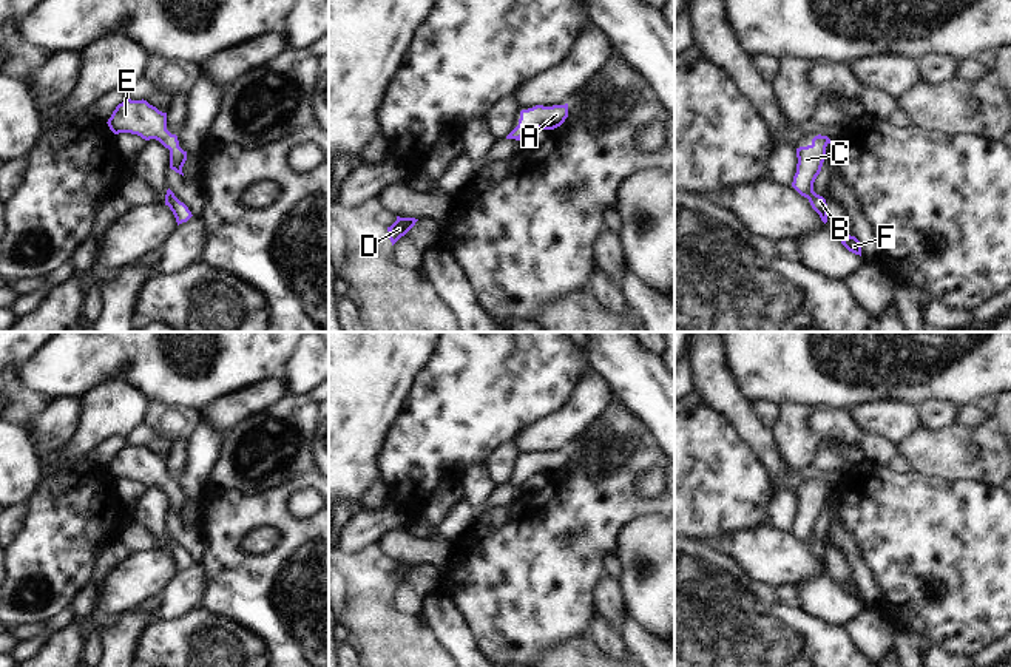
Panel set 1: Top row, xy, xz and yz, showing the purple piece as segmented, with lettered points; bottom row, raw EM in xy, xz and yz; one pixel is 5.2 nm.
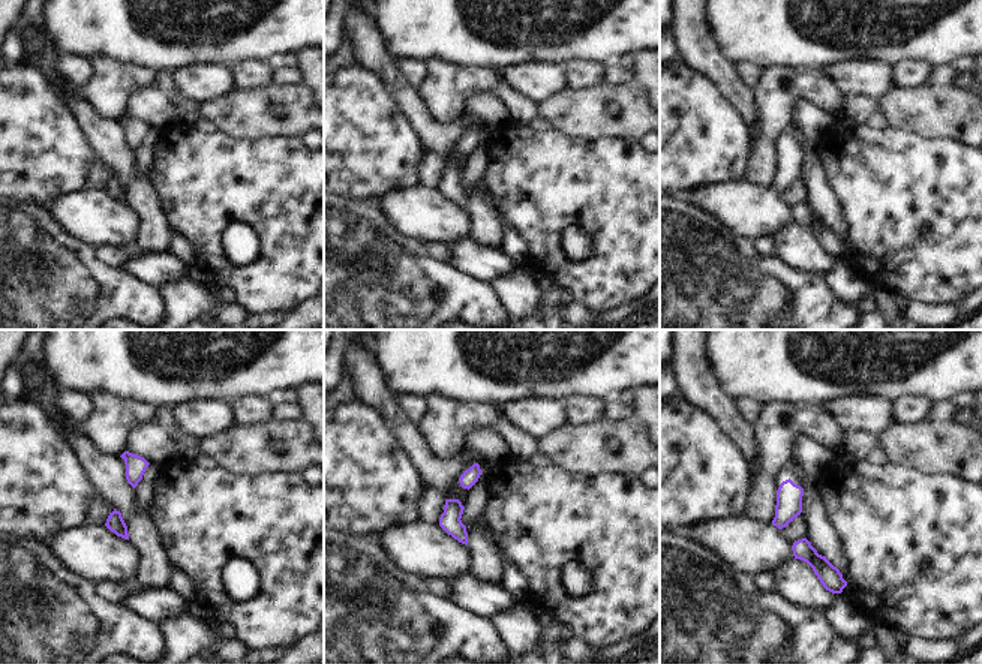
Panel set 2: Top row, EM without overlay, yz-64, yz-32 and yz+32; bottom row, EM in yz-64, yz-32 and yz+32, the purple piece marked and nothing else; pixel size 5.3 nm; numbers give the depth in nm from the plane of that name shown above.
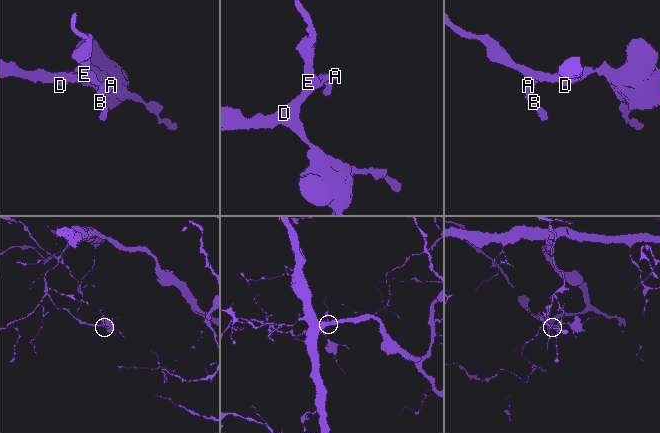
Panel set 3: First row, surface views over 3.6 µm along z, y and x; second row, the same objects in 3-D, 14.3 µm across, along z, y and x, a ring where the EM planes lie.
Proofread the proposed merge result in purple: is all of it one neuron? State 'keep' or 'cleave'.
keep

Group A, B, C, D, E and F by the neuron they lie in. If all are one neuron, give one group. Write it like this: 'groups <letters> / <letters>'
groups A B C D E F

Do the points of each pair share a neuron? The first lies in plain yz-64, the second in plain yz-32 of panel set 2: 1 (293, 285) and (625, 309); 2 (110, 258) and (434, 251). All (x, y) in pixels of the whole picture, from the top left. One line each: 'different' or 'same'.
1: different
2: same

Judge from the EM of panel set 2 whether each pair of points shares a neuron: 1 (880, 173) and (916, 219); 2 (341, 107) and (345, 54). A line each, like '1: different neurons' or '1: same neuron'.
1: same neuron
2: different neurons

